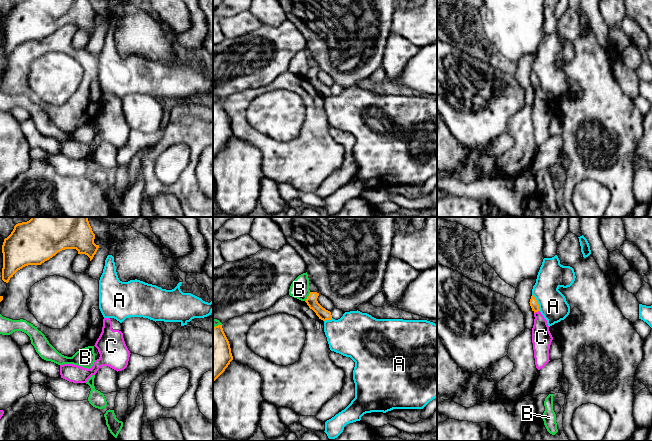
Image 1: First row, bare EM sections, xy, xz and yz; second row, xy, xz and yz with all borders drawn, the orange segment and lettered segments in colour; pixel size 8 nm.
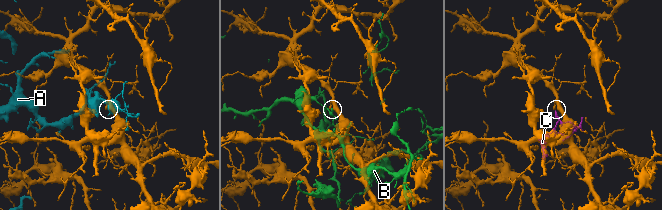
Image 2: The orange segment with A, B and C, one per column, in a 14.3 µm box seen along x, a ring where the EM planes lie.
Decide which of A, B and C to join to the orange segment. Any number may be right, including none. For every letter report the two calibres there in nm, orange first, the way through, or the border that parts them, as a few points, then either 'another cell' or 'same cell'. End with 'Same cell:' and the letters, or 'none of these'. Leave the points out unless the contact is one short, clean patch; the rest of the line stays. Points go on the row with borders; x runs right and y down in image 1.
A: 70/220 nm | another cell
B: 90/150 nm | another cell
C: 70/160 nm | along yz (539, 310), (534, 313) | another cell
Same cell: none of these

